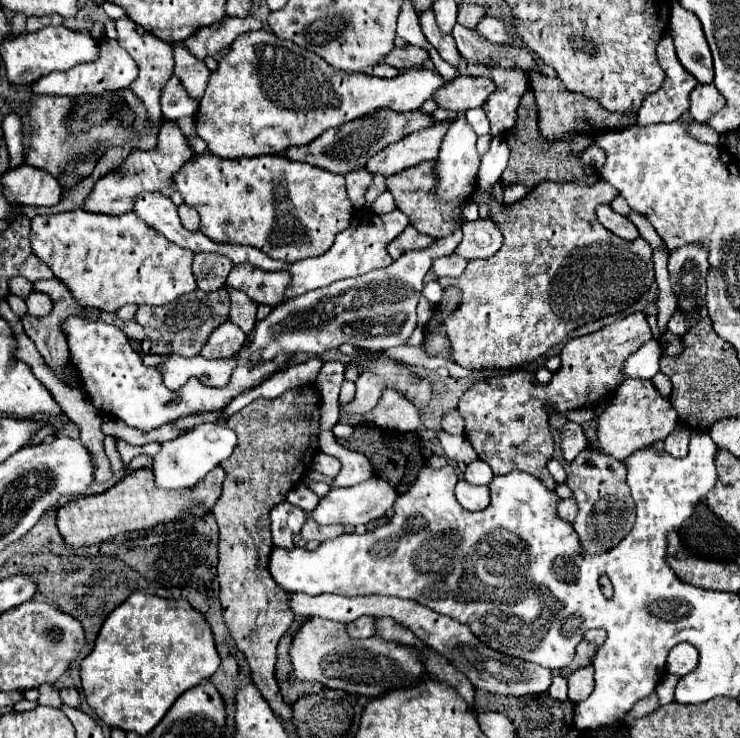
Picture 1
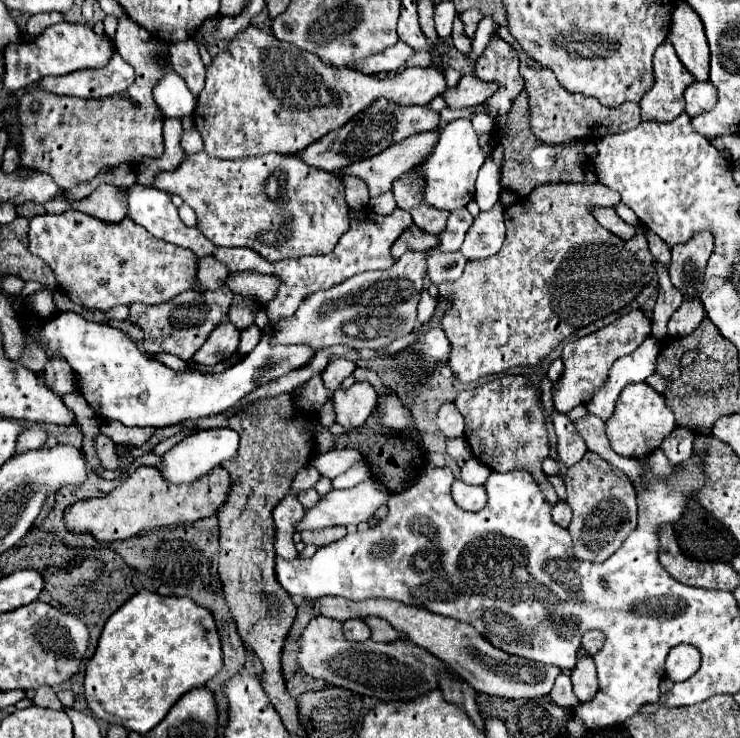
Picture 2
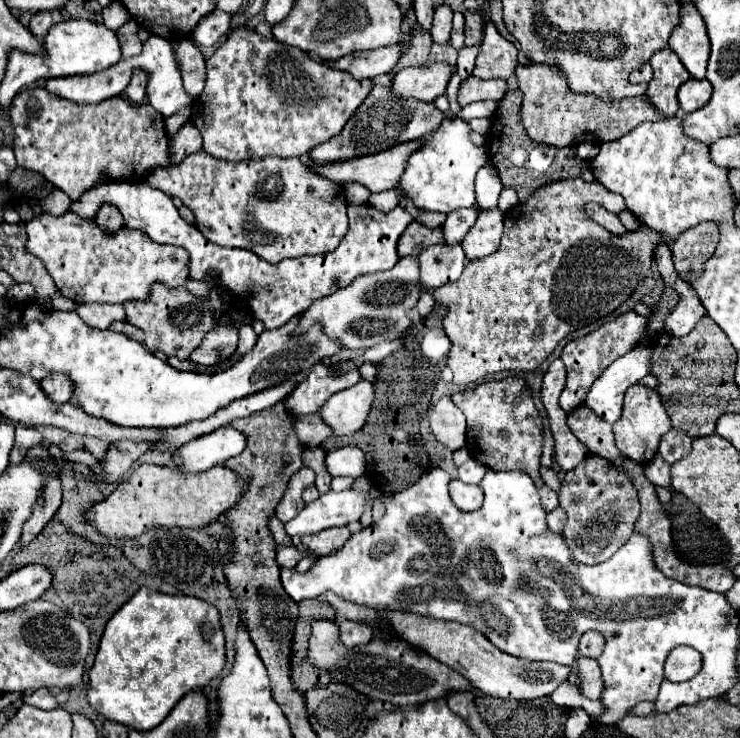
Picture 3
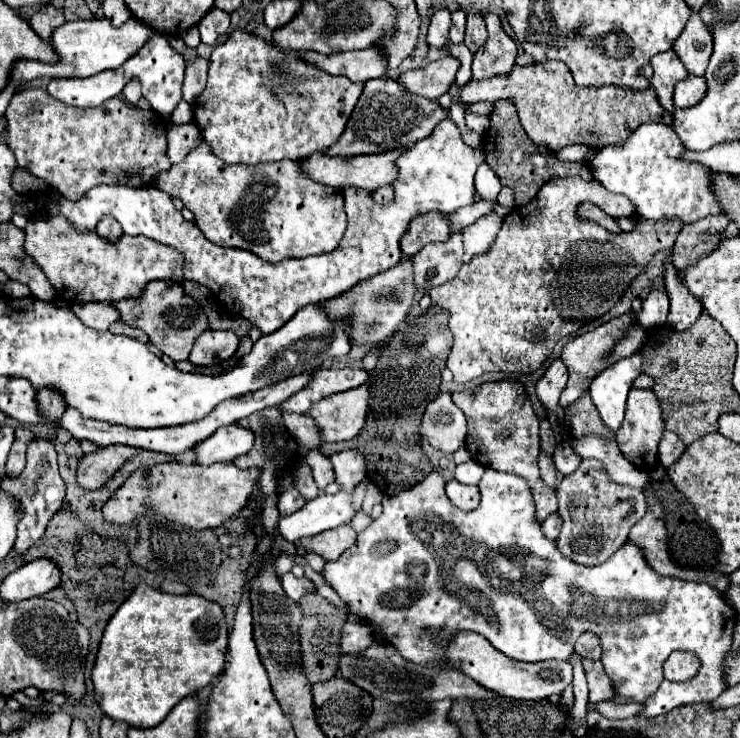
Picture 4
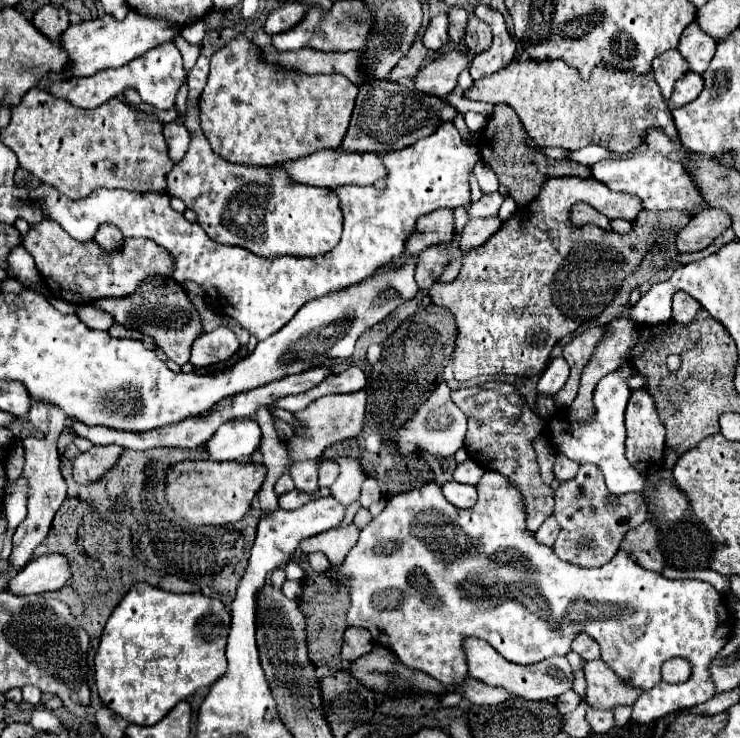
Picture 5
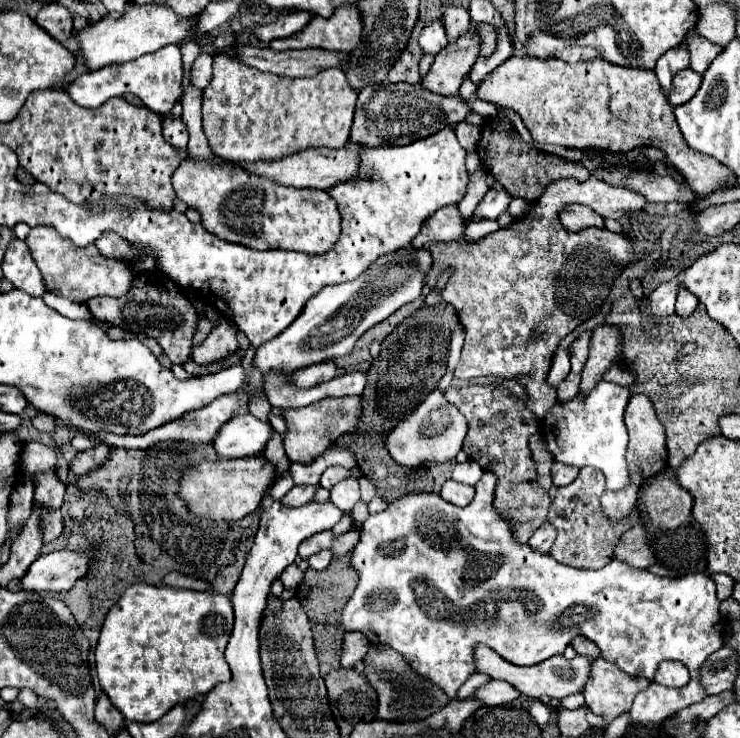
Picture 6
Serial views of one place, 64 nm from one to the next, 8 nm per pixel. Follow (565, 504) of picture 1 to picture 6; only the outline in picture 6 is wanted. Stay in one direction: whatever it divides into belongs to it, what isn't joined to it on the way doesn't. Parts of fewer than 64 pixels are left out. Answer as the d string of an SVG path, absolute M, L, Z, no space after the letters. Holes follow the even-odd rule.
M542 524L534 536L528 540L528 544L534 548L534 550L540 550L540 552L550 552L552 544L554 544L554 538L556 538L556 528L552 528L552 524Z

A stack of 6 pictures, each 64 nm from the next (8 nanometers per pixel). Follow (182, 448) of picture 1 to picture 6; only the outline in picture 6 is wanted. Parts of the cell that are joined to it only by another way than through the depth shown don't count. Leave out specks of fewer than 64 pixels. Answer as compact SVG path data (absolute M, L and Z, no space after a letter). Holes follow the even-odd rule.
M240 414L228 420L214 438L214 448L218 458L244 458L254 456L264 450L272 426L254 418L252 414Z

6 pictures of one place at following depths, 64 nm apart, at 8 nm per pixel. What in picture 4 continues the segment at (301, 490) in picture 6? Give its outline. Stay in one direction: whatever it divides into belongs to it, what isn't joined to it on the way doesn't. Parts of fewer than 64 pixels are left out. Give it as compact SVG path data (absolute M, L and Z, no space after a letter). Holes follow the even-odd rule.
M294 484L292 488L280 492L280 496L278 496L278 512L280 512L280 516L290 516L292 512L300 510L304 506L304 502L306 500L302 498L302 494L298 492L298 488Z

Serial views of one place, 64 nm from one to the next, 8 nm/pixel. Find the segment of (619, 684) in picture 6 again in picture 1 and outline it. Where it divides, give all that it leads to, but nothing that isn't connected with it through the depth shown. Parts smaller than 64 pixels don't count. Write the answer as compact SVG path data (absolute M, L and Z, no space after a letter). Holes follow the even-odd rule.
M584 666L568 678L568 700L582 702L592 694L592 690L594 690L594 668L592 666Z

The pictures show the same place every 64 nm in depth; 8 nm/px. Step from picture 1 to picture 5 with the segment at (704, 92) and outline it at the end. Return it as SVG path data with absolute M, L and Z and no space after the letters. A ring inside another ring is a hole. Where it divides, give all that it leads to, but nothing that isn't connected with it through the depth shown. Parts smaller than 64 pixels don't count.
M686 72L674 86L672 92L672 106L684 106L690 104L700 92L704 90L704 82L700 74L694 72Z

